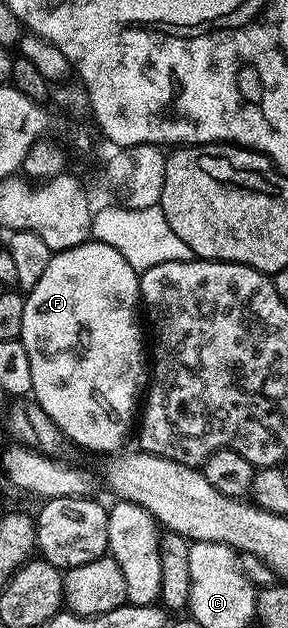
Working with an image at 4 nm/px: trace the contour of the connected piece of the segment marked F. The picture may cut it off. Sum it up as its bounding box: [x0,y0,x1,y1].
[19,238,147,453]

